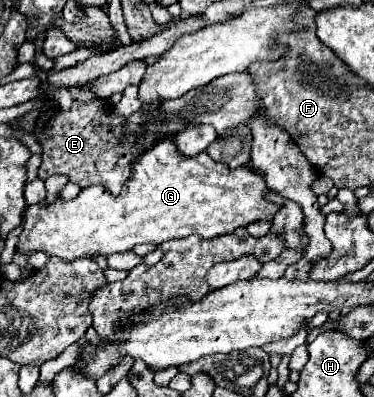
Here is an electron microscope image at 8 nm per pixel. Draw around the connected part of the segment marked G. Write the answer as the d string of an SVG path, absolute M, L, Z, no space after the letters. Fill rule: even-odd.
M168 137L168 139L160 139L160 141L156 141L150 149L146 149L142 155L138 155L138 159L134 159L130 179L124 183L124 187L122 187L120 195L112 195L112 193L110 193L110 191L106 191L104 187L94 185L94 187L82 189L82 191L78 193L78 197L76 197L76 199L70 199L70 201L56 199L56 201L54 201L54 203L50 203L50 205L44 205L44 203L30 205L30 207L24 211L24 227L22 227L20 241L18 241L16 249L18 249L18 251L22 251L22 253L42 249L42 251L46 251L48 255L56 255L56 257L60 257L60 259L64 259L64 261L74 261L74 259L80 259L80 257L92 257L92 255L96 255L96 253L100 253L100 255L122 253L122 251L132 249L136 243L152 243L152 245L160 245L160 243L164 243L164 241L168 241L168 239L184 239L184 237L190 237L190 235L200 235L202 239L212 239L212 237L218 237L218 235L232 233L232 231L234 231L234 229L238 229L238 227L248 227L248 225L250 225L250 223L254 223L254 221L272 221L272 219L274 219L274 215L278 213L278 205L266 199L266 193L270 193L270 191L272 191L272 189L268 189L268 187L266 187L266 183L264 183L264 175L262 175L260 171L250 169L250 167L246 167L246 165L242 165L242 167L238 167L238 169L230 169L226 163L218 163L218 161L214 161L206 151L198 153L196 157L186 157L186 155L182 155L182 153L178 151L178 147L176 147L174 139L170 139L170 137Z

